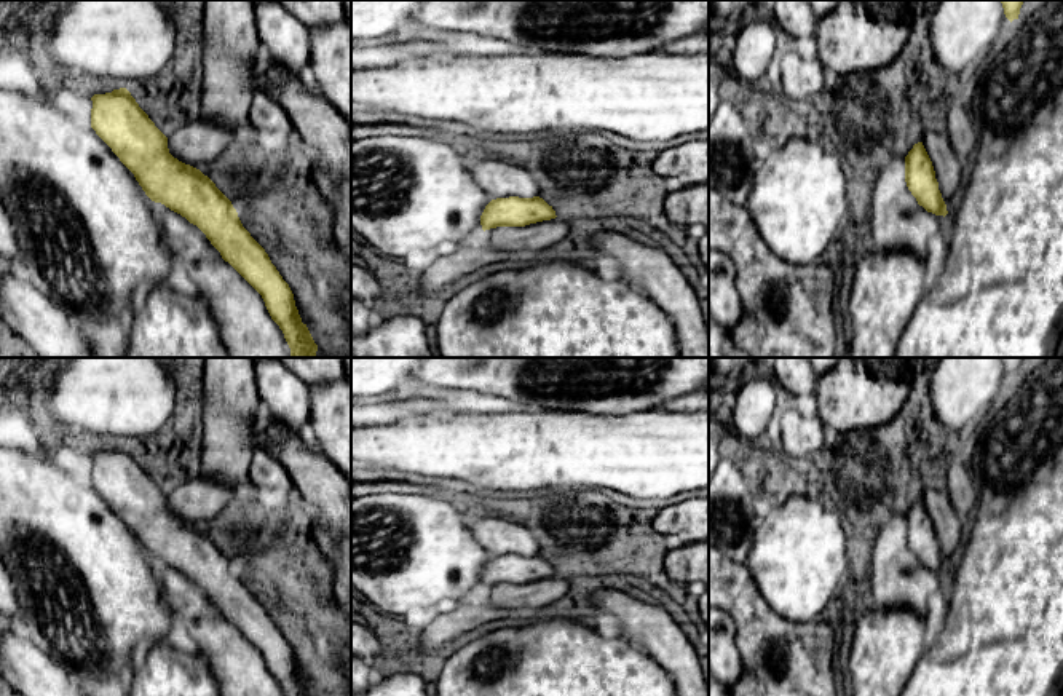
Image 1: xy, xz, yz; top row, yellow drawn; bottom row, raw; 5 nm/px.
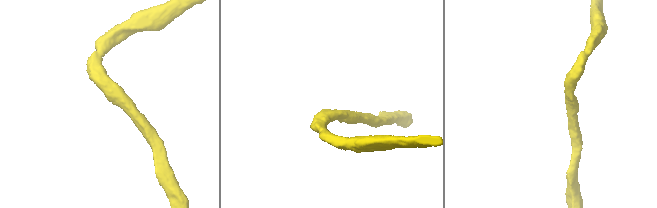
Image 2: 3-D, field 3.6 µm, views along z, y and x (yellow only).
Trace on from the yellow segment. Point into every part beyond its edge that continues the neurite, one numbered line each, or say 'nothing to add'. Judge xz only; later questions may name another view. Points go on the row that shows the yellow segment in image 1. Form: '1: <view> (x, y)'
nothing to add

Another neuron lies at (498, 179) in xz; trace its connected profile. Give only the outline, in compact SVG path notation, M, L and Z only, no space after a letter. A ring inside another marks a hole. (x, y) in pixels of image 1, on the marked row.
M468 158L468 171L474 182L492 198L533 198L538 196L535 177L508 161L492 158Z

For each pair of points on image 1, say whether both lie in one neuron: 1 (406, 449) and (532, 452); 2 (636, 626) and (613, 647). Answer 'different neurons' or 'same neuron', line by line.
1: same neuron
2: different neurons

